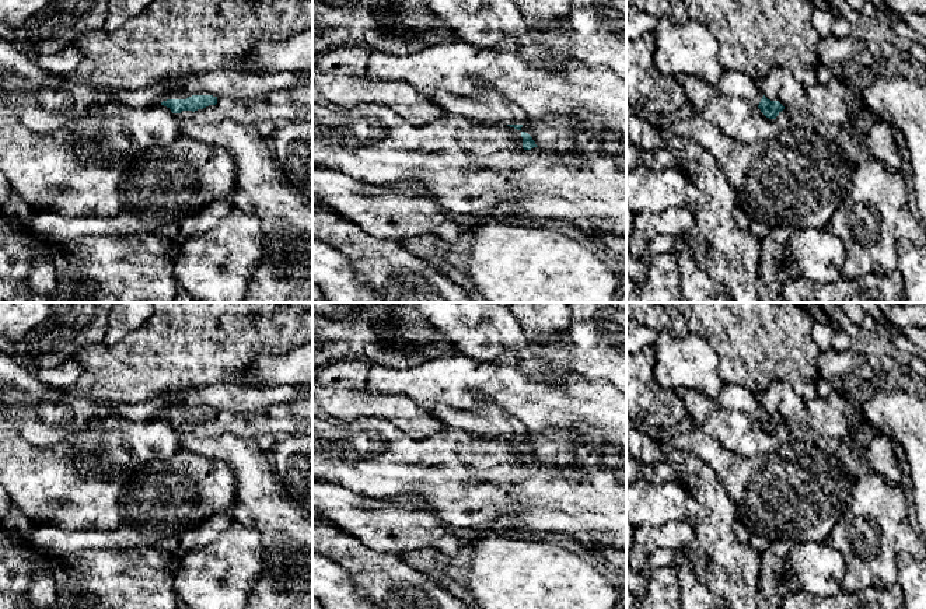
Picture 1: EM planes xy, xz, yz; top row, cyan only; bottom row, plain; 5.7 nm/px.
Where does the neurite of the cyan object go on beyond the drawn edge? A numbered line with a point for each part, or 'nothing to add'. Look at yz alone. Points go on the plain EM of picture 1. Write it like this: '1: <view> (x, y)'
1: yz (733, 396)

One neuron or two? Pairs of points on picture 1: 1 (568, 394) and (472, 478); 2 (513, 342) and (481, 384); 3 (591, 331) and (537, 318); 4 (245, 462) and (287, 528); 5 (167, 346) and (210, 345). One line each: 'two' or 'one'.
1: two
2: two
3: two
4: one
5: one

